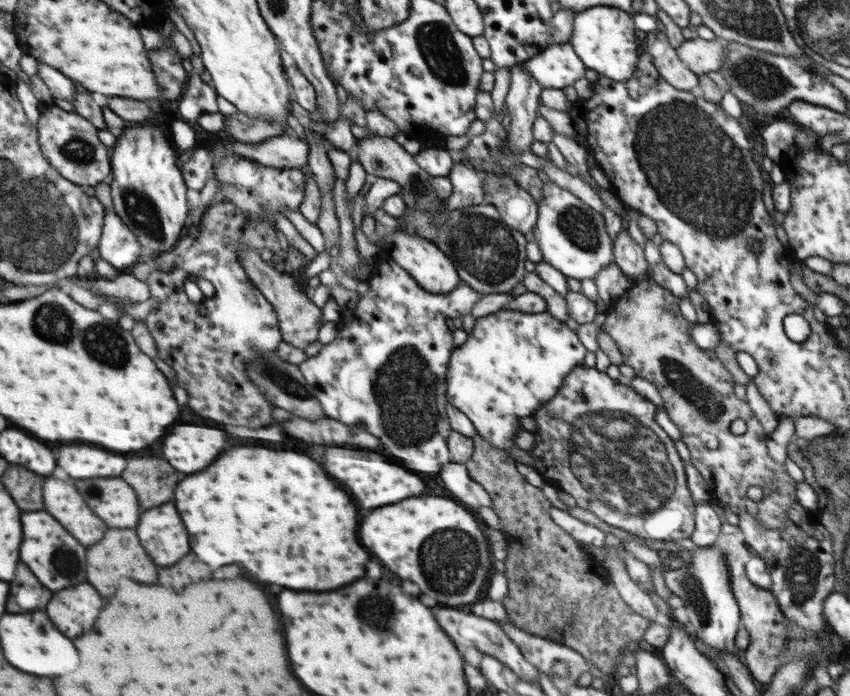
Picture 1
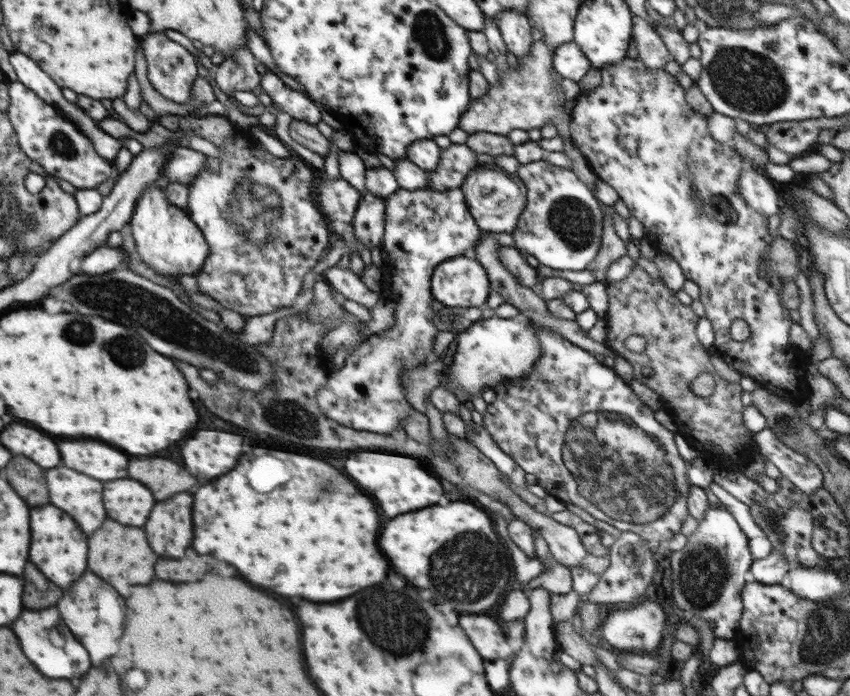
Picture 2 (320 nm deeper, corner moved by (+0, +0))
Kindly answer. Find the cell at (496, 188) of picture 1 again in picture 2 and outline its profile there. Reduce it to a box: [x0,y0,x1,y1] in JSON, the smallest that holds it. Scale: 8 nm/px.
[461,166,527,233]

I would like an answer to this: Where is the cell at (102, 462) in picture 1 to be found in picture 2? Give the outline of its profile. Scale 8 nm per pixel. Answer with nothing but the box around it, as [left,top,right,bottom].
[62,442,128,480]

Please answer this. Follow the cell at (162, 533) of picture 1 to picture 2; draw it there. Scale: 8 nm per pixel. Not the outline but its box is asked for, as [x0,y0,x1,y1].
[144,492,192,558]

